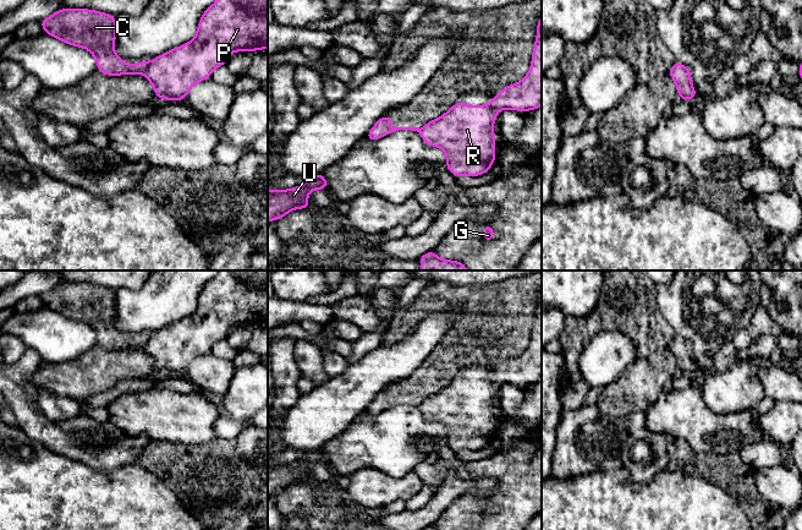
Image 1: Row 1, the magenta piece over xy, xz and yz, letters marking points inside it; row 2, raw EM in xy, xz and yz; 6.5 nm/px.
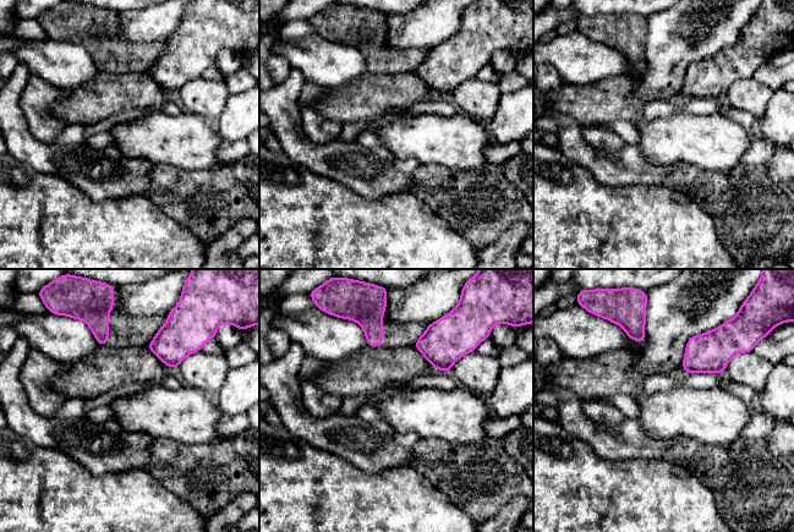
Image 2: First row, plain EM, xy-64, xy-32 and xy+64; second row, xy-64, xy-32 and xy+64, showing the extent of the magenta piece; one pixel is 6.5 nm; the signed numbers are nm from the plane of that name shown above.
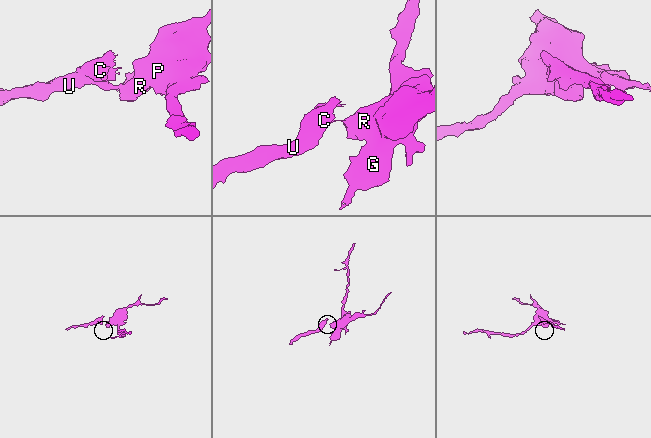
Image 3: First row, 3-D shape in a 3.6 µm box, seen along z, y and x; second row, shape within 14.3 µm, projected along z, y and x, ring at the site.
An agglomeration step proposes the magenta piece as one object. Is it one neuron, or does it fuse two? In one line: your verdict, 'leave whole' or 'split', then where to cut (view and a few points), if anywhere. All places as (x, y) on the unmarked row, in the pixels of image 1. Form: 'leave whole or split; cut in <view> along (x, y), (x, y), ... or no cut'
split; cut in xy along (149, 337), (142, 345)

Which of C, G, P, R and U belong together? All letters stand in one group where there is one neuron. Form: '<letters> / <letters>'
C U / G P R

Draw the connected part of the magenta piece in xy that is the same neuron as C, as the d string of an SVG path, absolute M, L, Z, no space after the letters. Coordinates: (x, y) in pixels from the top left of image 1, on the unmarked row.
M60 283L42 294L44 307L71 321L87 323L97 334L97 344L106 350L138 349L148 333L126 338L115 326L116 290L88 283Z

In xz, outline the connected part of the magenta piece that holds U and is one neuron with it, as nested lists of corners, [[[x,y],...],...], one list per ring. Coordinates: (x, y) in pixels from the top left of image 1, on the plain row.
[[[323,447],[307,452],[307,455],[289,464],[268,465],[268,496],[286,491],[292,483],[311,483],[307,470],[322,463],[328,465],[328,455]]]

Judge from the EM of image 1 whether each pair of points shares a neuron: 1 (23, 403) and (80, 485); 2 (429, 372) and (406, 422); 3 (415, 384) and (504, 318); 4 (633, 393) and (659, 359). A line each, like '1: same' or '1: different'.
1: different
2: different
3: same
4: same

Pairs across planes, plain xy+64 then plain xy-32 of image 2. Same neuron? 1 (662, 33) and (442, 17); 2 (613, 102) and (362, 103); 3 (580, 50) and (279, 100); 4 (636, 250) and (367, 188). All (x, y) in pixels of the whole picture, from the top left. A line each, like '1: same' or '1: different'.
1: same
2: same
3: different
4: different

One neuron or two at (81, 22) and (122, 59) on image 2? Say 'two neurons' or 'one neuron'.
one neuron

